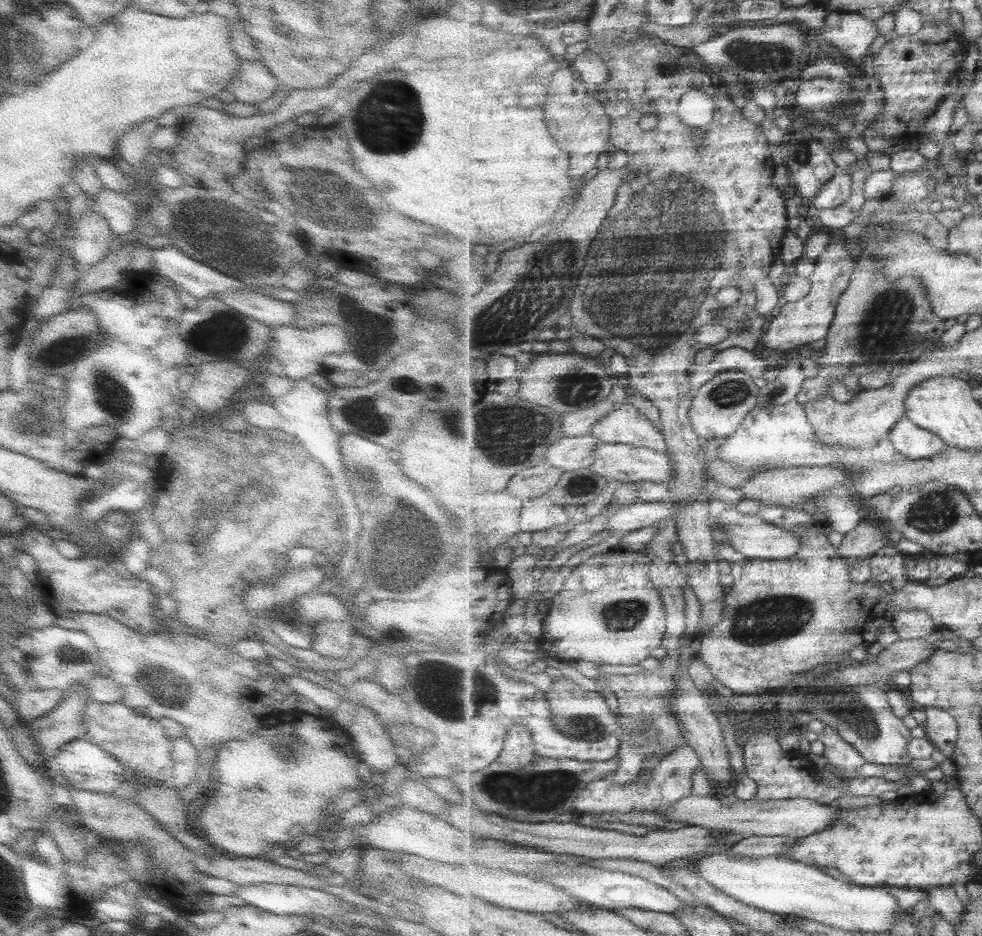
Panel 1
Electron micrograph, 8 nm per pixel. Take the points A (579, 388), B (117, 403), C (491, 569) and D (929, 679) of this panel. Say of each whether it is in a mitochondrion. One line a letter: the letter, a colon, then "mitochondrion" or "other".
A: mitochondrion
B: mitochondrion
C: other
D: other

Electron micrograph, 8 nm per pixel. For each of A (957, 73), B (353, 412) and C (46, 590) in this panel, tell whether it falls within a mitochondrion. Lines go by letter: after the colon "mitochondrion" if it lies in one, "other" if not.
A: other
B: mitochondrion
C: other

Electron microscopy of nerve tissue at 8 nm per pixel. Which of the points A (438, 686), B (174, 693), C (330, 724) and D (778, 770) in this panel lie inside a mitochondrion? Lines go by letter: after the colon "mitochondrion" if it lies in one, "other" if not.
A: mitochondrion
B: mitochondrion
C: other
D: other

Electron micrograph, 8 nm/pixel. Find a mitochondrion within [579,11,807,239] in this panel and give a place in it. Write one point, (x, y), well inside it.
(748, 54)

